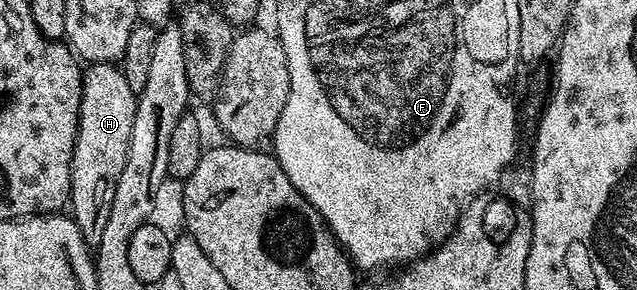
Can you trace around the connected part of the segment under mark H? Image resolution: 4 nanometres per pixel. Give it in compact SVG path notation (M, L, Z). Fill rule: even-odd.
M94 63L83 72L78 134L70 168L68 209L76 227L80 227L80 235L84 235L87 245L91 247L100 243L104 226L108 224L108 215L112 212L112 195L116 195L116 183L120 183L120 171L124 171L124 163L128 159L128 143L132 143L132 122L136 119L137 106L138 94L128 87L128 79L124 79L117 64Z

